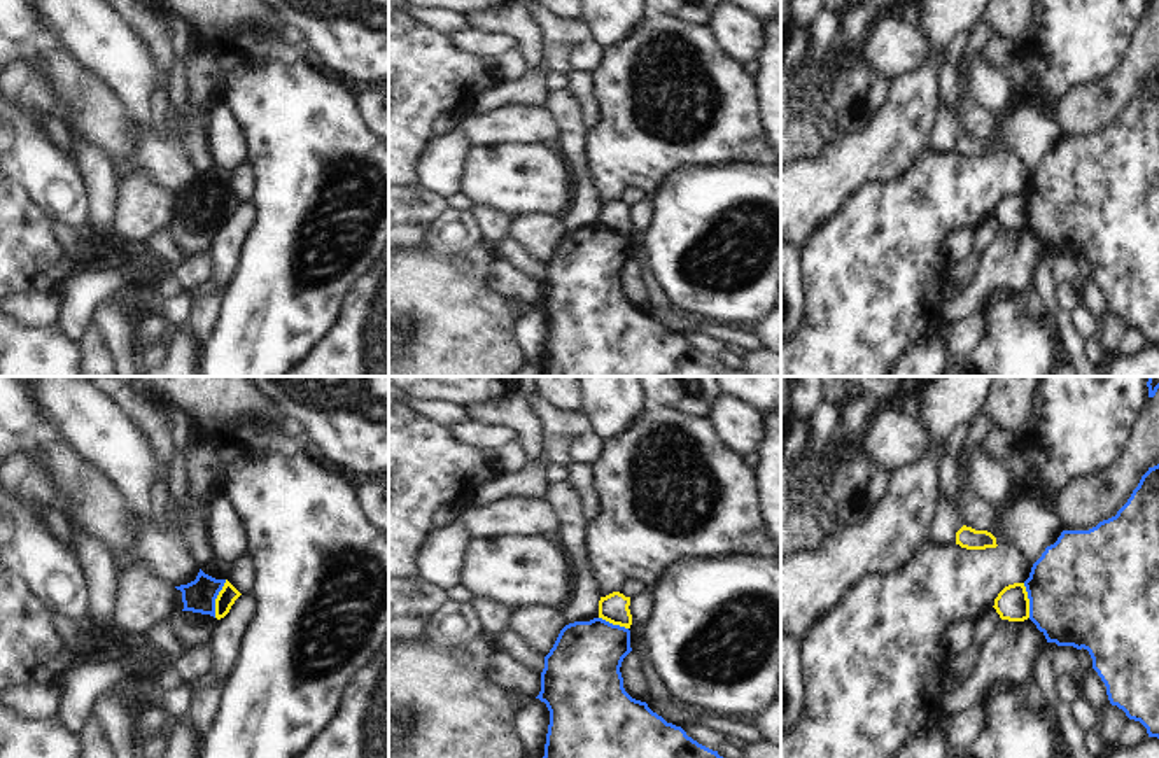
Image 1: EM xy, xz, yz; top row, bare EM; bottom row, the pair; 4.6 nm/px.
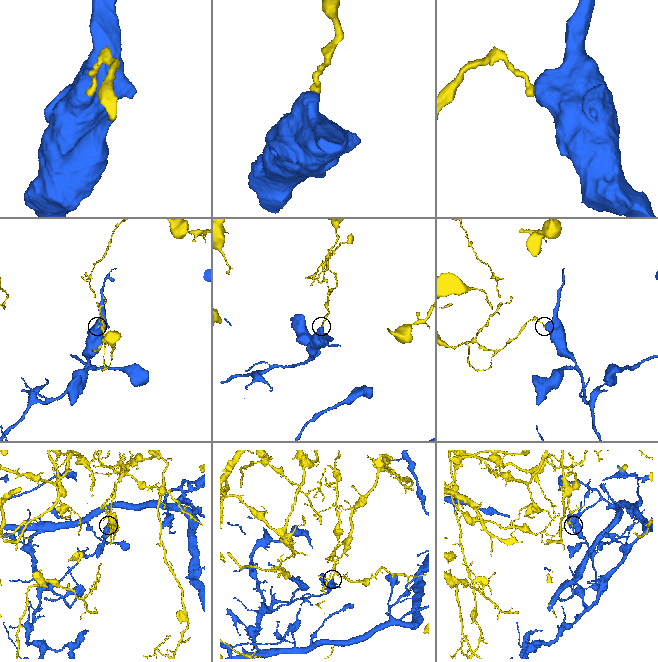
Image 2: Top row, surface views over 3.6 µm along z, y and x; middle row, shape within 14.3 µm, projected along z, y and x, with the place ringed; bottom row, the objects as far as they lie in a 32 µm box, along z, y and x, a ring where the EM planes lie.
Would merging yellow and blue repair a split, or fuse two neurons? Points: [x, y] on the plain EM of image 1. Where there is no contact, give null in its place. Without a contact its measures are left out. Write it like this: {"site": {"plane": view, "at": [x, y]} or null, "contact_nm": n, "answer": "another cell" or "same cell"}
{"site": {"plane": "xy", "at": [216, 207]}, "contact_nm": 190, "answer": "another cell"}

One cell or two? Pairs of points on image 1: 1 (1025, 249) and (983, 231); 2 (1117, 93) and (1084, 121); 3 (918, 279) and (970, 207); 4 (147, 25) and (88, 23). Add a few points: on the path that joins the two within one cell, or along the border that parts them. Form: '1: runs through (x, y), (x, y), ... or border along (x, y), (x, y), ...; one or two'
1: border along (1000, 226), (993, 240), (981, 252); two
2: runs through (1109, 100), (1093, 112); one
3: runs through (918, 258), (918, 249), (949, 217); one
4: border along (118, 18), (146, 44), (153, 58); two

